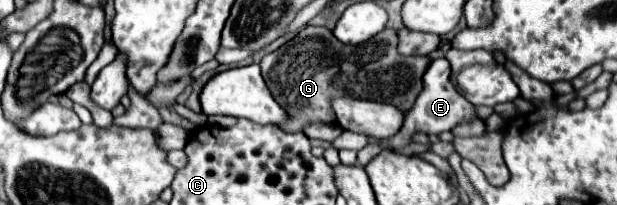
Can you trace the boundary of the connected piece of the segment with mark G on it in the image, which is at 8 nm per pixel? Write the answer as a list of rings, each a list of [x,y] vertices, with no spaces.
[[[308,25],[306,29],[302,29],[292,41],[288,41],[286,45],[282,45],[280,49],[276,49],[274,53],[268,53],[262,61],[262,77],[268,85],[268,89],[272,91],[274,101],[288,113],[288,121],[284,121],[284,125],[278,125],[284,131],[302,131],[304,125],[316,123],[316,121],[324,121],[324,123],[334,123],[334,109],[332,109],[332,97],[356,97],[356,99],[372,99],[372,101],[382,101],[382,103],[390,103],[394,107],[398,107],[402,113],[406,113],[416,97],[422,91],[422,75],[428,69],[428,65],[432,63],[432,59],[426,57],[402,57],[396,51],[398,45],[398,37],[396,37],[396,29],[382,29],[376,37],[368,39],[366,43],[352,47],[352,45],[344,45],[340,43],[330,29],[326,27],[312,27]]]

